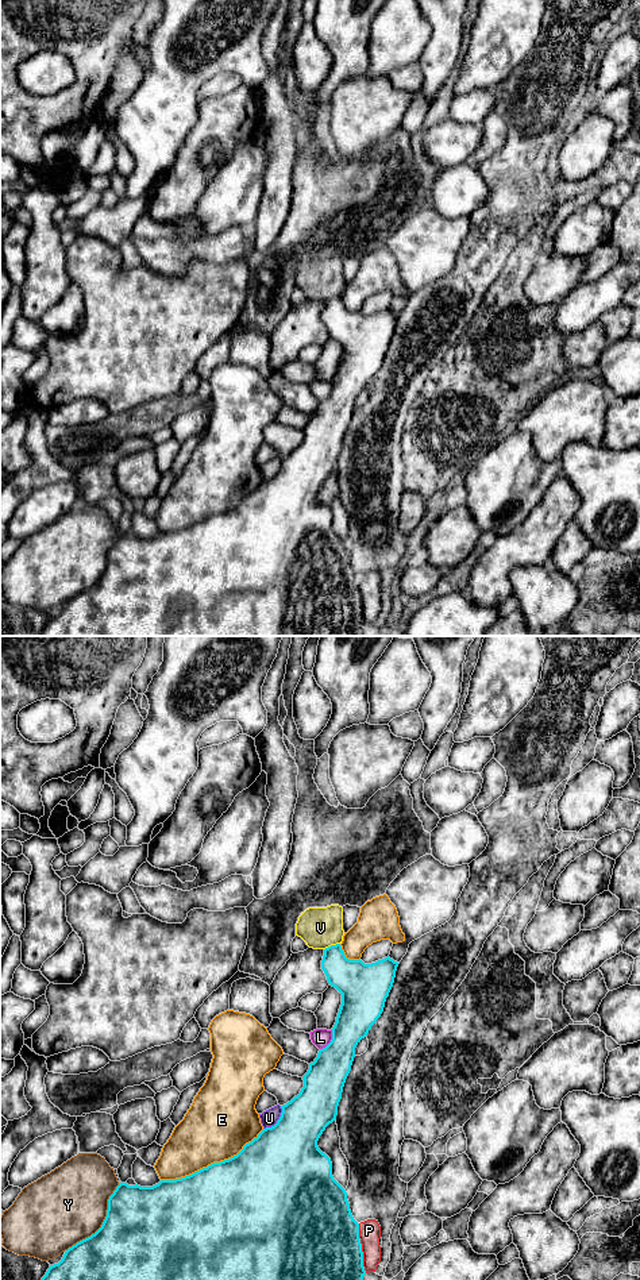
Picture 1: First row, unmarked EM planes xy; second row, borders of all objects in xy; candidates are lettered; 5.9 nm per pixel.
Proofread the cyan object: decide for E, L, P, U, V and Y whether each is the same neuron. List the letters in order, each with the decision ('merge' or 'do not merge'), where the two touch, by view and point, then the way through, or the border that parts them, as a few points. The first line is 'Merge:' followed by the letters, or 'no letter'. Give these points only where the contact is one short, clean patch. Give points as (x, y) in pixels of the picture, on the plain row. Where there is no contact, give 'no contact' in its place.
Merge: no letter
E: do not merge; meets cyan in xy at (214, 515)
L: do not merge; meets cyan in xy at (331, 393)
P: do not merge; meets cyan in xy at (361, 600)
U: do not merge; meets cyan in xy at (277, 473)
V: do not merge; meets cyan in xy at (331, 297); border along xy (339, 295), (331, 296), (324, 301)
Y: do not merge; meets cyan in xy at (103, 574)

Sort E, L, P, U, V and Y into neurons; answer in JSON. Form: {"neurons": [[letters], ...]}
{"neurons": [["E"], ["L"], ["P", "V"], ["U"], ["Y"]]}

